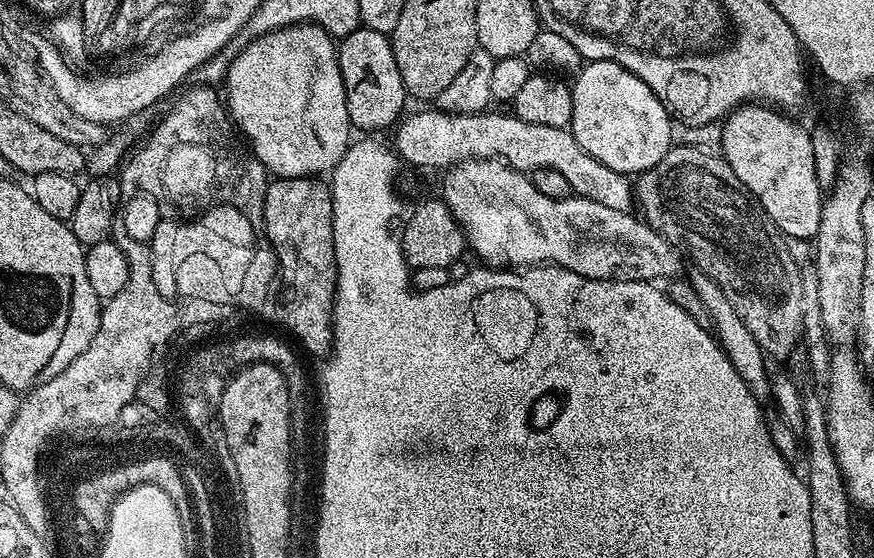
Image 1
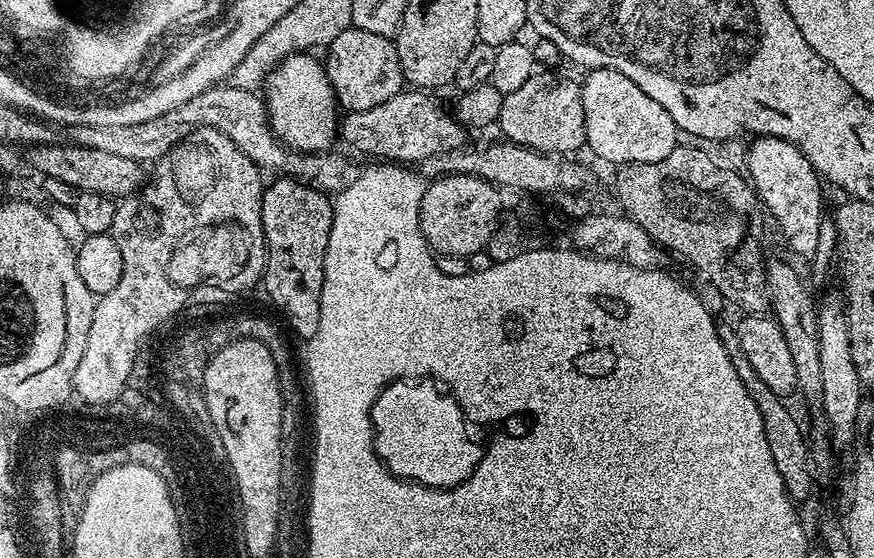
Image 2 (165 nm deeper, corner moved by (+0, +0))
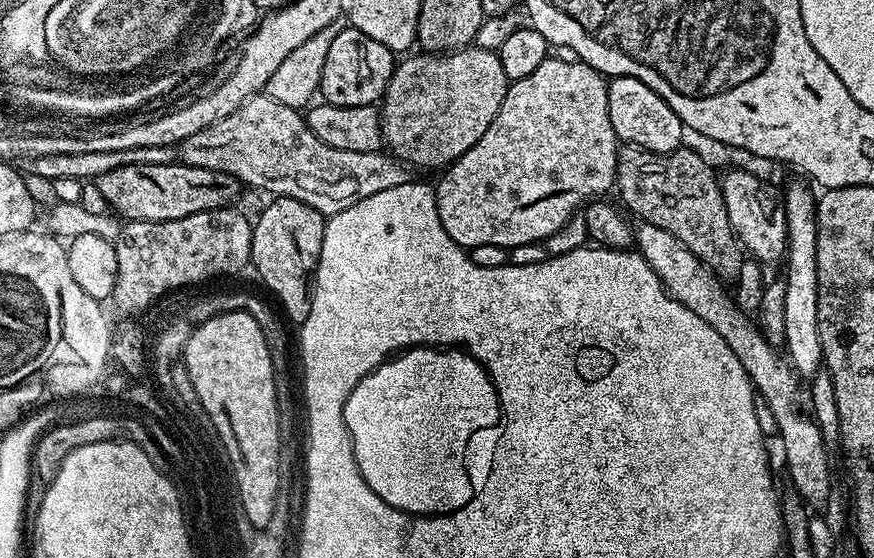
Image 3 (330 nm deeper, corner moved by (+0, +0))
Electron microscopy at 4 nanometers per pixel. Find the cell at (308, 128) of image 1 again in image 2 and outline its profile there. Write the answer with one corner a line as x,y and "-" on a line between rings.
295,52
268,73
262,99
268,110
268,127
273,136
293,152
326,152
338,136
338,105
330,86
328,69
308,52

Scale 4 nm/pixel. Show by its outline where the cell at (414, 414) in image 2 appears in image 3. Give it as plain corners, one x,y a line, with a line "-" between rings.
417,346
385,360
354,386
350,398
346,398
344,421
350,434
356,465
366,486
370,486
370,490
374,490
374,494
378,494
382,502
403,512
409,512
411,516
445,516
447,512
466,506
466,502
473,500
478,490
486,486
486,478
490,478
492,465
496,463
496,450
502,443
502,413
497,381
488,375
487,370
469,352
455,346

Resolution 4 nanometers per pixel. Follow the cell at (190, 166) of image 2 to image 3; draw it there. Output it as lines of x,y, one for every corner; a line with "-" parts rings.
235,207
215,208
209,212
199,212
198,214
190,214
186,218
178,218
177,220
167,220
166,222
138,222
133,220
125,223
123,226
128,229
128,236
124,236
124,240
115,240
115,244
120,247
120,256
118,258
118,277
120,281
116,283
116,298
120,300
121,307
139,307
147,304
148,300
156,296
156,293
163,292
164,288
172,287
174,284
182,284
188,280
196,280
196,277
207,276
209,272
228,272
236,274
239,268
248,268
252,258
252,225
251,219
247,220
240,212
235,212

